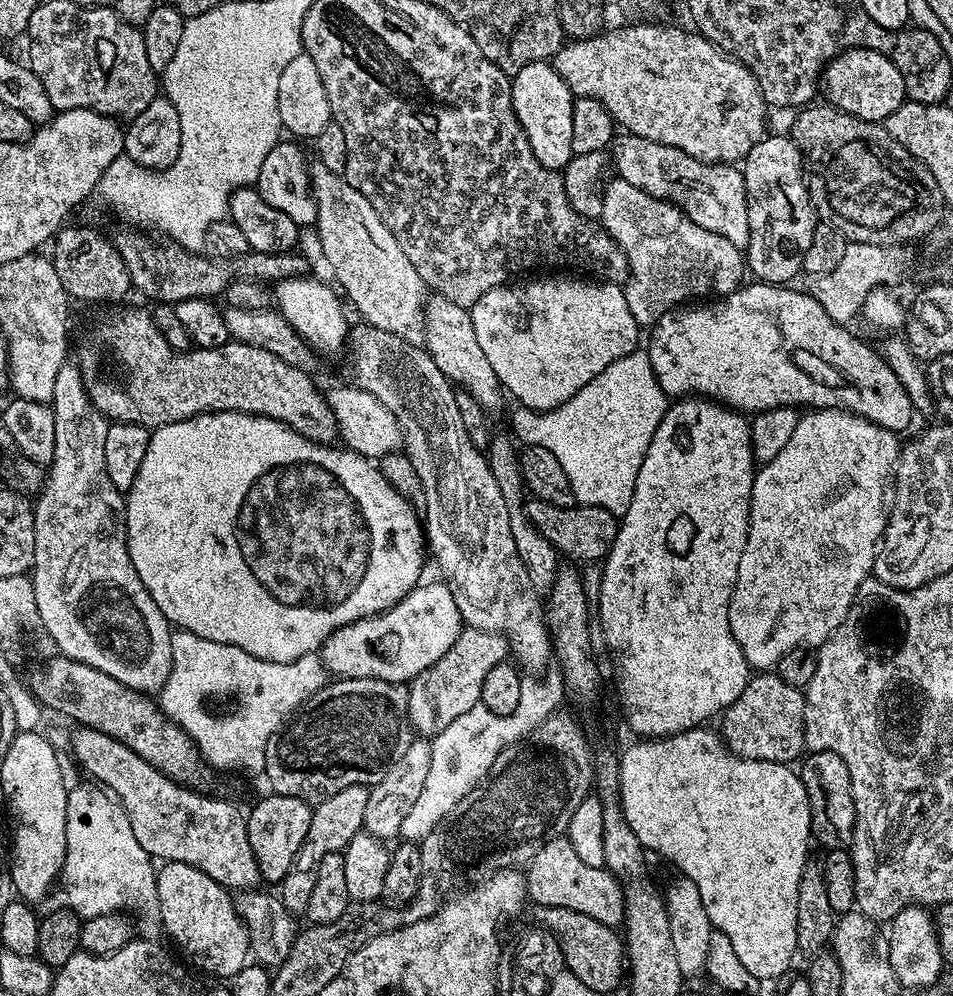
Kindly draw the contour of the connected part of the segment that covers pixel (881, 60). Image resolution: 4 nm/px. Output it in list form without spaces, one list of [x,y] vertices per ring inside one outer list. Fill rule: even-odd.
[[[848,48],[839,56],[828,61],[828,65],[822,73],[822,92],[823,95],[824,92],[828,95],[827,103],[831,107],[840,108],[846,114],[857,116],[863,120],[875,120],[877,122],[884,121],[887,116],[894,114],[894,110],[898,110],[898,106],[902,106],[906,102],[904,78],[891,58],[882,55],[881,52],[866,50],[865,48]]]

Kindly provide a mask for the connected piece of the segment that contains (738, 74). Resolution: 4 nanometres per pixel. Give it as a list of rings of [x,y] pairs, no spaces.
[[[656,22],[636,23],[640,24],[612,28],[609,32],[601,30],[585,40],[565,43],[557,50],[550,63],[573,97],[589,96],[602,102],[613,121],[624,127],[621,129],[625,133],[674,146],[708,164],[735,165],[743,161],[756,141],[764,139],[764,123],[770,113],[756,75],[739,60],[725,56],[716,45],[695,31],[684,33],[680,28],[667,28]]]

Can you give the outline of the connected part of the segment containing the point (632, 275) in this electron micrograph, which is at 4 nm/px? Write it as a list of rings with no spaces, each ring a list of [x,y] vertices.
[[[612,178],[608,185],[603,185],[602,191],[604,197],[599,223],[612,235],[628,259],[629,277],[623,289],[626,306],[630,306],[630,314],[634,314],[637,324],[651,326],[672,308],[687,305],[697,298],[723,298],[741,287],[745,279],[743,276],[746,276],[746,260],[741,249],[736,248],[732,242],[710,230],[702,230],[702,226],[690,222],[690,218],[676,205],[659,200],[638,186],[630,186],[630,182],[625,180]]]

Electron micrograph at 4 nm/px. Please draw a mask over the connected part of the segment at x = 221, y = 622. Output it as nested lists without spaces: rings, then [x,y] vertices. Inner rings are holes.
[[[204,412],[201,416],[191,416],[189,420],[167,424],[152,432],[150,446],[146,446],[146,458],[142,458],[142,466],[138,466],[138,478],[134,478],[134,486],[126,494],[126,503],[122,515],[124,517],[124,528],[128,532],[130,562],[134,562],[134,570],[138,570],[138,578],[142,582],[142,586],[146,586],[150,598],[160,607],[162,614],[168,619],[169,625],[185,632],[193,632],[193,634],[203,640],[238,646],[242,650],[246,650],[246,654],[250,654],[259,660],[265,660],[266,662],[294,662],[303,656],[311,656],[317,650],[323,648],[324,641],[342,626],[353,624],[355,620],[364,620],[367,616],[377,616],[379,612],[392,608],[407,592],[411,592],[413,588],[421,583],[420,571],[424,568],[424,556],[426,560],[426,533],[422,527],[421,517],[409,504],[408,499],[380,473],[379,467],[373,461],[366,456],[358,455],[347,447],[336,447],[326,444],[315,444],[313,440],[308,440],[302,434],[298,434],[288,424],[278,422],[269,416],[251,416],[248,412]]]

